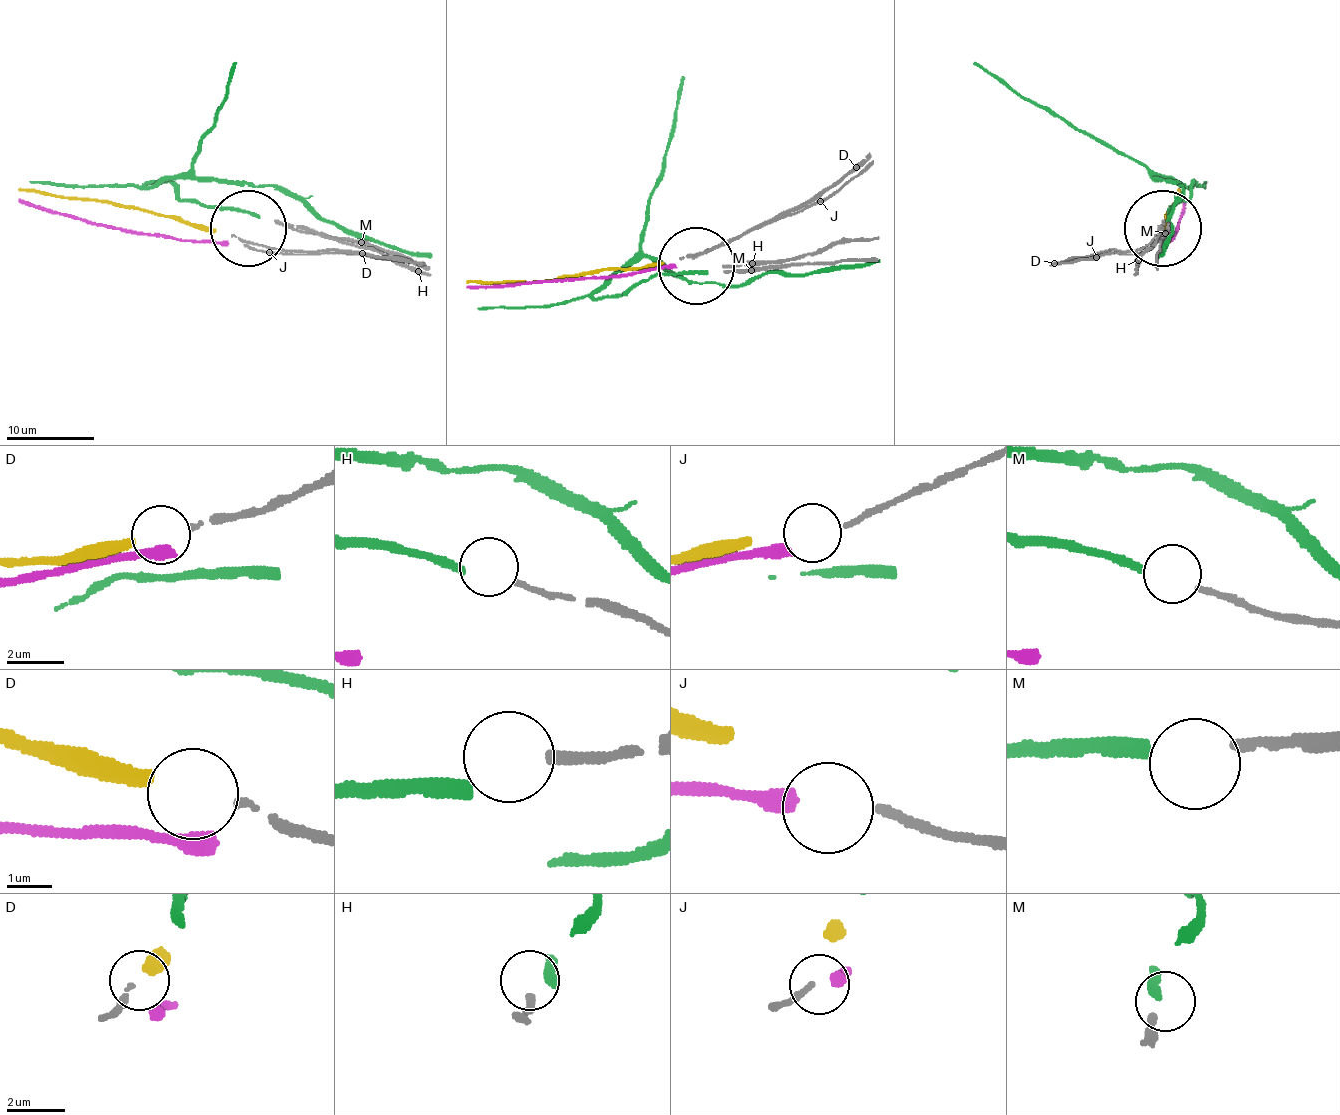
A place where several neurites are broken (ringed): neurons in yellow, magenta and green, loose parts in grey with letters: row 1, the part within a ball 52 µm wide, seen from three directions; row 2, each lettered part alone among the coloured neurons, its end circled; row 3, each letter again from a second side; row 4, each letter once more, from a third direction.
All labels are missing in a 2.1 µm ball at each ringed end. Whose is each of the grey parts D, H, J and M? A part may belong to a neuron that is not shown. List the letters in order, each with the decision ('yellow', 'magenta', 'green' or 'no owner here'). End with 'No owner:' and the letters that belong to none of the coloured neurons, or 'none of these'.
D: yellow
H: no owner here
J: magenta
M: green
No owner: H

